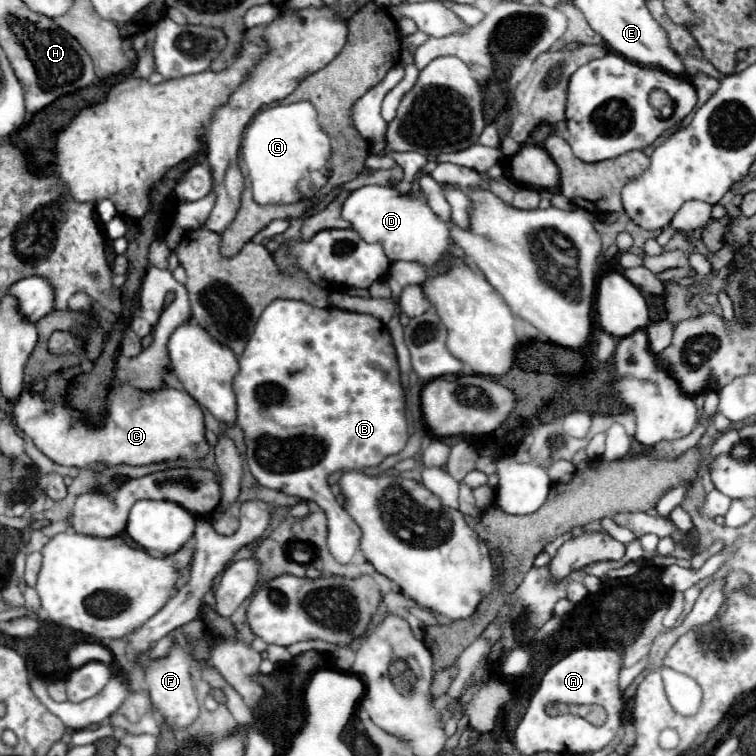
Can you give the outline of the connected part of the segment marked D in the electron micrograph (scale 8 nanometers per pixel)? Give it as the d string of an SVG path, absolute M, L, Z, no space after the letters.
M361 186L353 190L343 202L341 218L351 222L353 230L365 242L381 242L391 262L415 260L423 266L433 266L447 256L451 246L449 226L431 212L421 194L401 196L395 188Z

